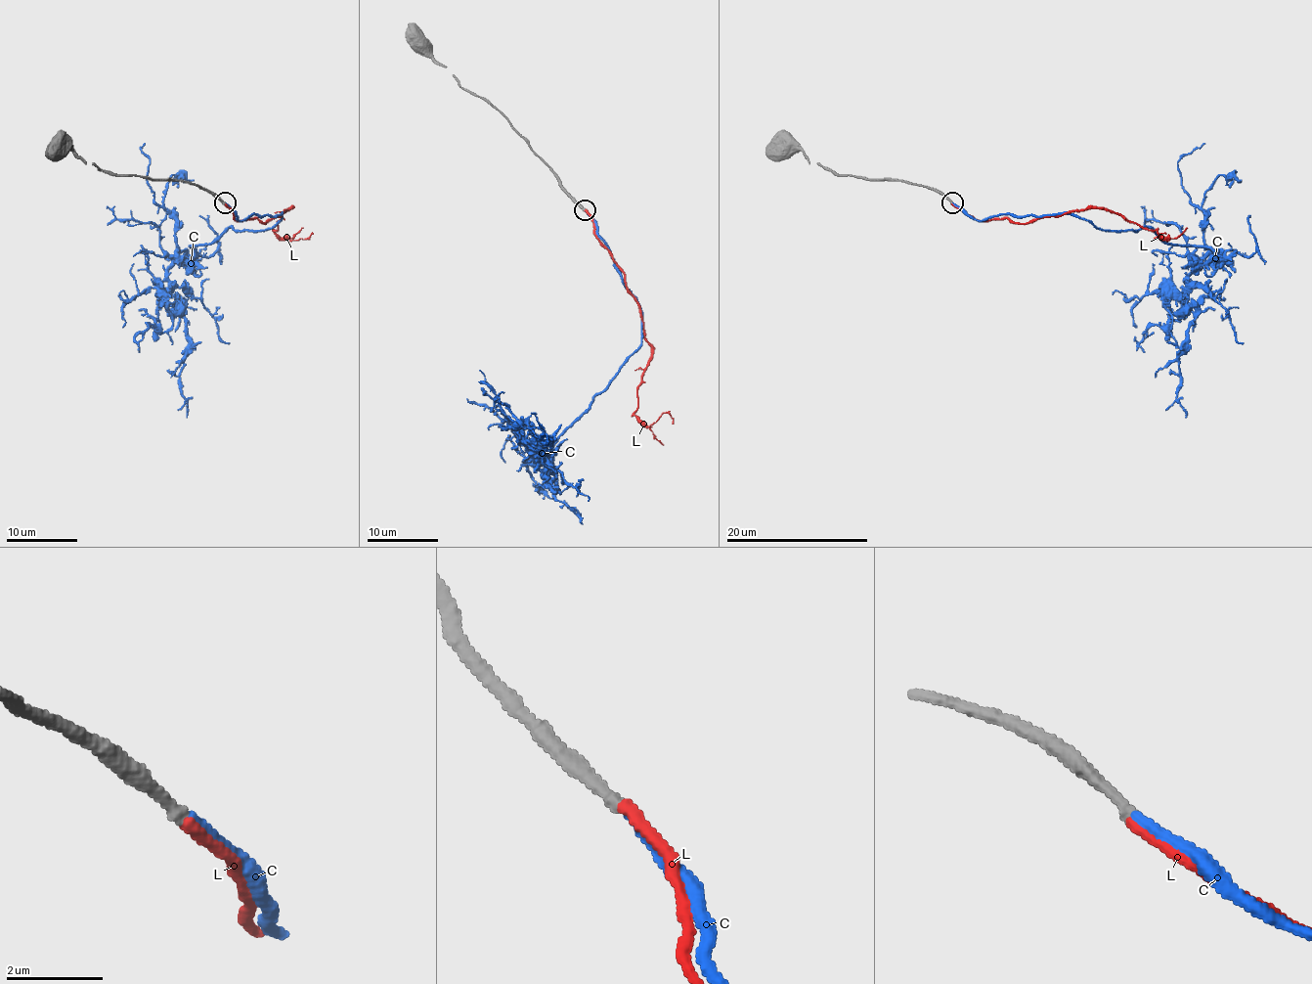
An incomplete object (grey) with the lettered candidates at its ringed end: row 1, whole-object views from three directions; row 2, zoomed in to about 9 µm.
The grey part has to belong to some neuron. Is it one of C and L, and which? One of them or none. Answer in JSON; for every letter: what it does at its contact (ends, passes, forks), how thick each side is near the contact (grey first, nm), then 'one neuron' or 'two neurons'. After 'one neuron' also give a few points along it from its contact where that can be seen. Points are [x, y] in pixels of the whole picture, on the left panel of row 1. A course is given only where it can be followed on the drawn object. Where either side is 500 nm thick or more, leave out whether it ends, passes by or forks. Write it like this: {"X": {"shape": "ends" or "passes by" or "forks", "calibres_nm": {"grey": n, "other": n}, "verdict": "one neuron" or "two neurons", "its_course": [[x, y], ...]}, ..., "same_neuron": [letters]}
{"C": {"shape": "ends", "calibres_nm": {"grey": 280, "other": 240}, "verdict": "one neuron", "its_course": [[225, 202], [240, 220], [282, 218], [227, 227], [170, 268], [168, 294], [188, 329], [186, 418]]}, "L": {"shape": "ends", "calibres_nm": {"grey": 280, "other": 240}, "verdict": "two neurons"}, "same_neuron": ["C"]}

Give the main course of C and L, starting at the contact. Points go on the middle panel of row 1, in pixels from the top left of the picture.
C: (586, 209), (640, 309), (642, 342), (559, 437), (553, 470), (529, 446), (543, 453), (543, 435), (546, 444)
L: (584, 209), (596, 238), (625, 275), (651, 348), (637, 389), (635, 414), (649, 424), (667, 412), (673, 423)

